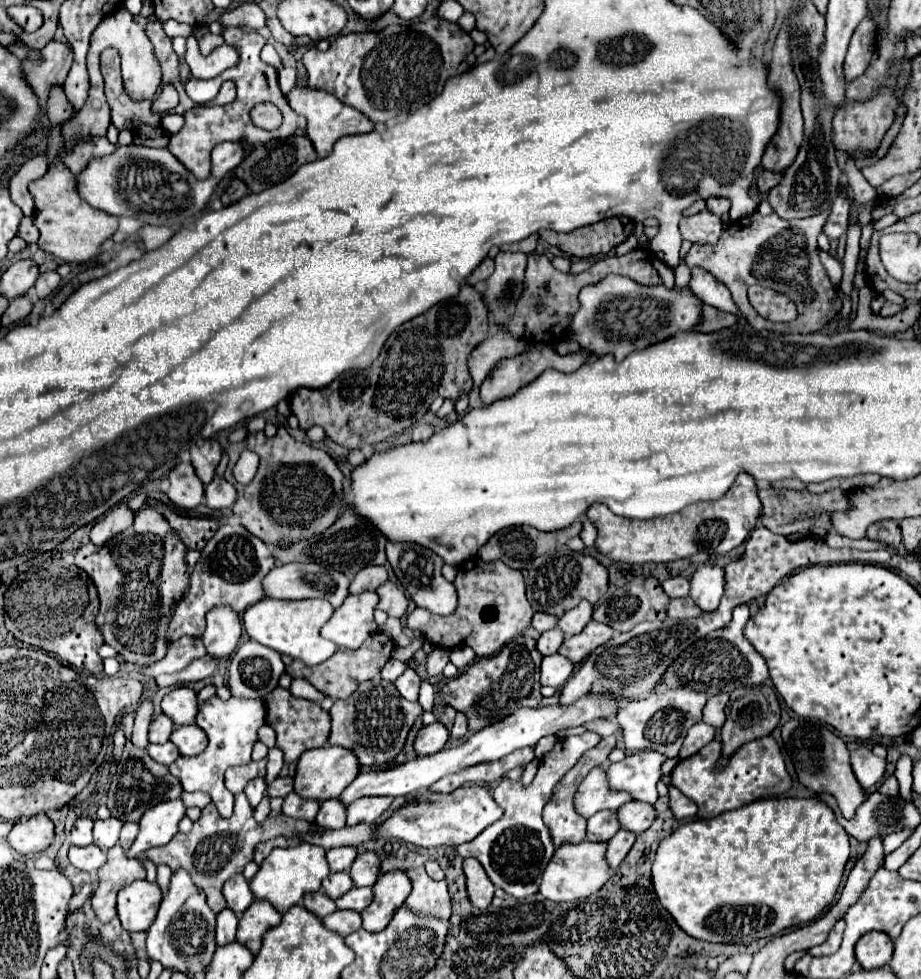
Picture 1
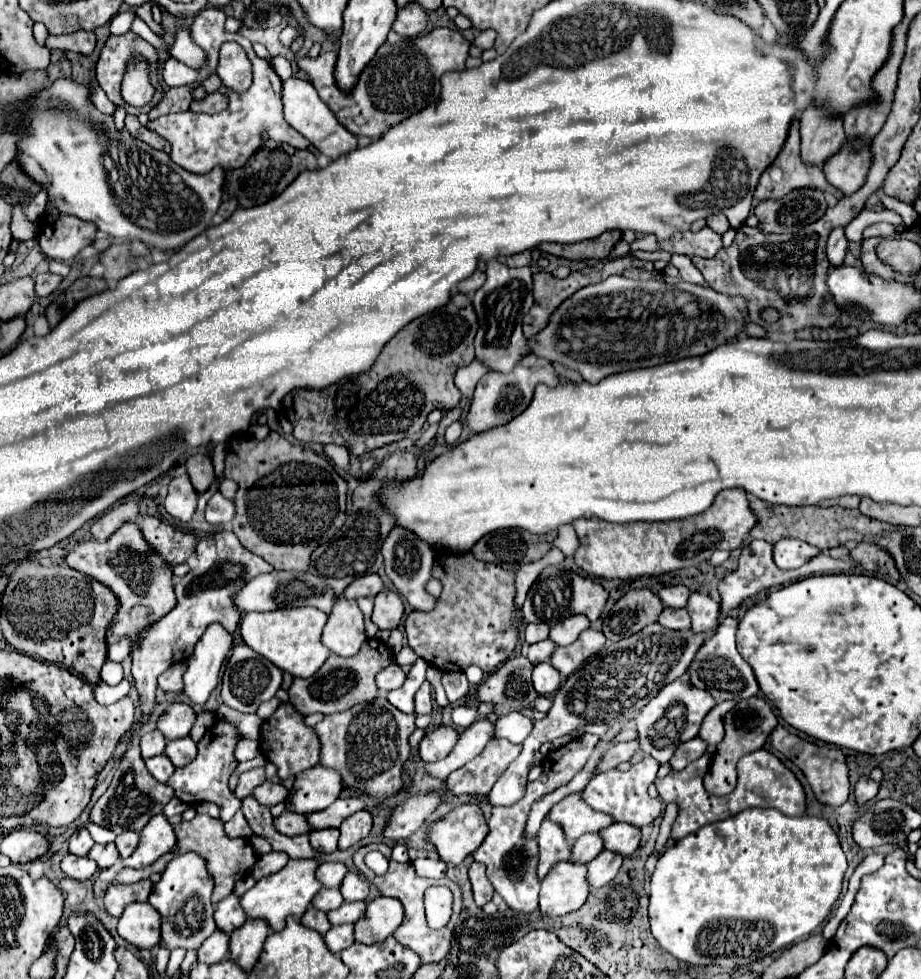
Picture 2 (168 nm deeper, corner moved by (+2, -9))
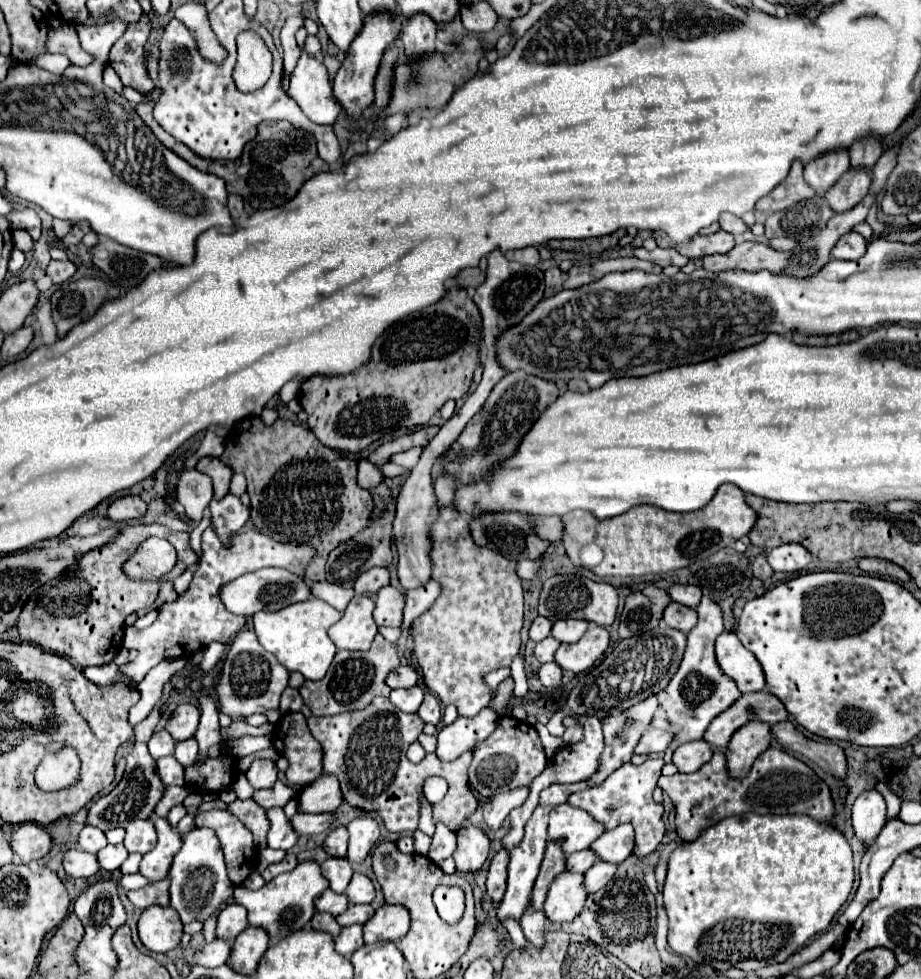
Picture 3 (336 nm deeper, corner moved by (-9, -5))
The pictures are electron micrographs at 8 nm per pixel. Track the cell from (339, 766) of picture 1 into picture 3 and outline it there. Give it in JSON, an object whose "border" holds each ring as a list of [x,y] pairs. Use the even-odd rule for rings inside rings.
{"border":[[[326,772],[308,784],[298,798],[298,812],[306,814],[320,814],[320,812],[334,812],[342,802],[342,792],[336,776],[328,776]]]}

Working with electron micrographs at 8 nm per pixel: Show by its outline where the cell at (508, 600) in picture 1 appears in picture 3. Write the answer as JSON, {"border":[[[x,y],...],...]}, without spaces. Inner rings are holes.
{"border":[[[440,508],[440,516],[432,526],[432,578],[442,584],[442,594],[434,606],[412,622],[414,654],[424,672],[424,684],[430,688],[442,704],[454,704],[460,716],[476,716],[490,704],[490,690],[482,682],[482,674],[508,668],[512,658],[520,650],[520,630],[524,616],[524,594],[522,582],[516,574],[516,562],[480,548],[474,544],[470,534],[470,518],[454,508]]]}

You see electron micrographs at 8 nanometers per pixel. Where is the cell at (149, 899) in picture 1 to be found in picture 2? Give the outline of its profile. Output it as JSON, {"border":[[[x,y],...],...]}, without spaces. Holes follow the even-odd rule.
{"border":[[[133,902],[125,908],[117,930],[139,950],[151,950],[161,942],[161,916],[147,902]]]}

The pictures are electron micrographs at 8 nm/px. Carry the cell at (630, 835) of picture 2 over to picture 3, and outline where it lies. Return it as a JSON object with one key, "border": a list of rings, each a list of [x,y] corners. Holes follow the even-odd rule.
{"border":[[[620,824],[614,830],[604,832],[598,840],[592,842],[590,846],[600,860],[608,862],[624,862],[634,848],[634,828],[632,824]]]}

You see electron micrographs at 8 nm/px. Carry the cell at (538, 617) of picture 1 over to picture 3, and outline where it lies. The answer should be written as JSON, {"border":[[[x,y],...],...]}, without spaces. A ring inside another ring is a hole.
{"border":[[[538,616],[530,626],[530,640],[540,642],[546,636],[550,636],[550,630],[552,630],[552,622],[548,618],[544,618],[544,616]]]}

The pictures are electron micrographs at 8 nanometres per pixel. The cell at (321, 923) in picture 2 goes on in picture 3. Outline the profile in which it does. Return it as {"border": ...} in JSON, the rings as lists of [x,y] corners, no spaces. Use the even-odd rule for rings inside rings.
{"border":[[[316,912],[314,918],[312,918],[312,928],[314,930],[322,930],[322,932],[330,932],[332,936],[338,936],[340,934],[340,926],[336,922],[336,918],[332,914],[326,914],[326,912]]]}

